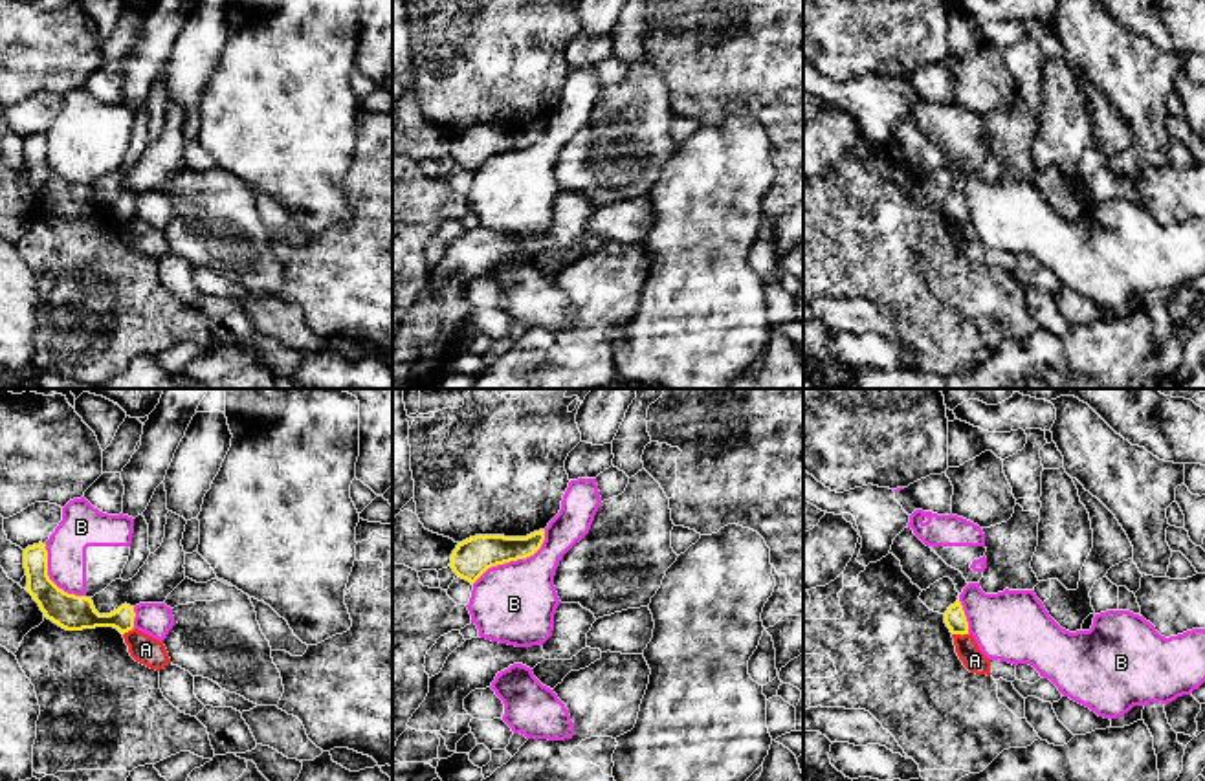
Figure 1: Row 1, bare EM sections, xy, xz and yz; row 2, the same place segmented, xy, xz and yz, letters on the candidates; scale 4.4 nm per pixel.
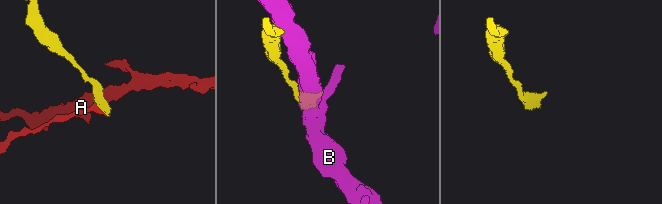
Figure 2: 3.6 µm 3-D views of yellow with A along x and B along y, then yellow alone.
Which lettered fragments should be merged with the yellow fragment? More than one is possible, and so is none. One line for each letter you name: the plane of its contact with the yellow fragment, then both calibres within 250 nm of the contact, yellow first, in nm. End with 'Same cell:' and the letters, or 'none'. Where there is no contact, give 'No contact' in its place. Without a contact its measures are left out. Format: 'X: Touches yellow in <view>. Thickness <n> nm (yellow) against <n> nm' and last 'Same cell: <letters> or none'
Same cell: none

